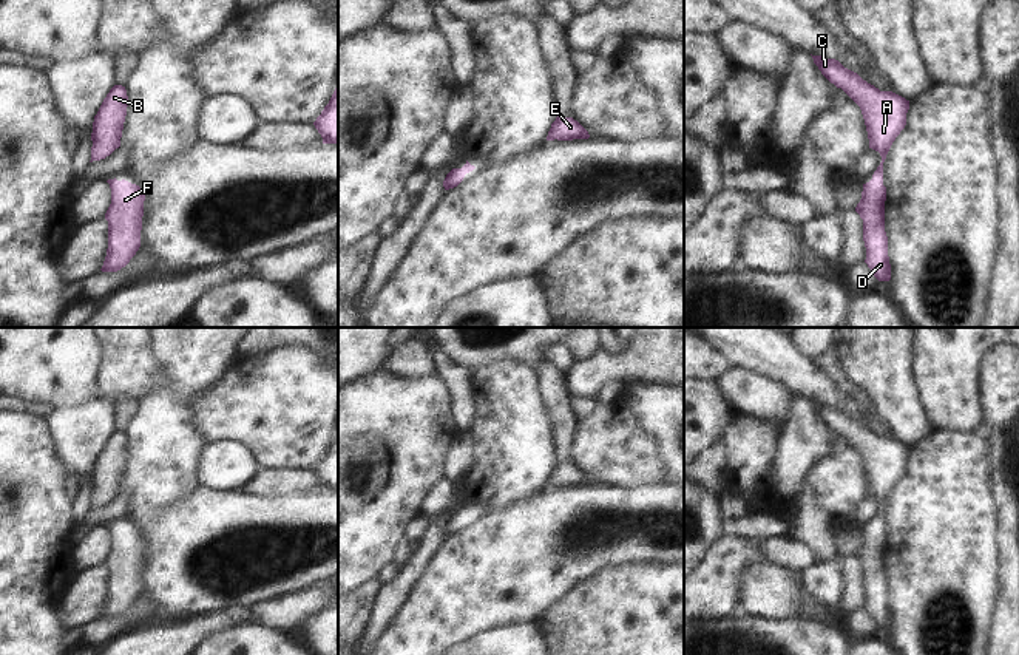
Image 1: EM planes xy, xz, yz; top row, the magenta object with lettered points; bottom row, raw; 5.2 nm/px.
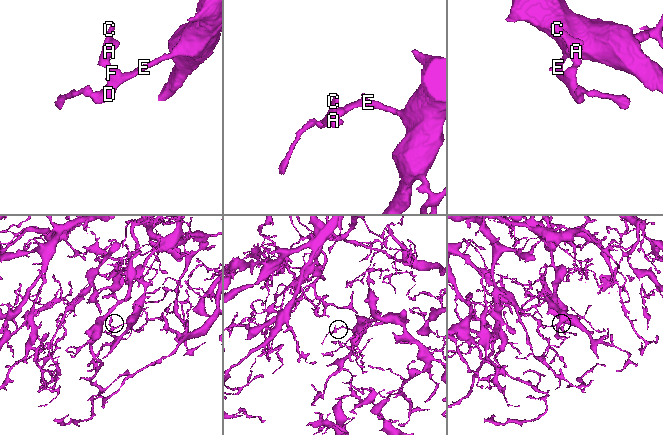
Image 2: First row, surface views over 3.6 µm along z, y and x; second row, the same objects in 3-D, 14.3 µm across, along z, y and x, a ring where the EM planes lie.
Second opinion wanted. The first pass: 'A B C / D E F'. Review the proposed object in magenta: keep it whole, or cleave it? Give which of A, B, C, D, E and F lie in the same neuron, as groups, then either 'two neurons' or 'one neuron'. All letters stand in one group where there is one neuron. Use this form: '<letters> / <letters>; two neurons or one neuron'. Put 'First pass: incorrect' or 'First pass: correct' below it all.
A B C D E F; one neuron
First pass: incorrect

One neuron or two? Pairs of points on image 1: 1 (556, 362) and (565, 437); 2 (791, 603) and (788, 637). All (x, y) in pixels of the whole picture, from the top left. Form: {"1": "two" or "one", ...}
{"1": "two", "2": "two"}

